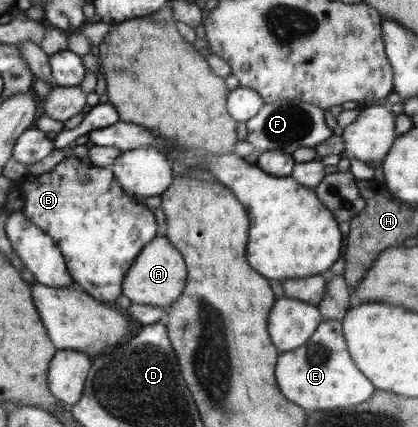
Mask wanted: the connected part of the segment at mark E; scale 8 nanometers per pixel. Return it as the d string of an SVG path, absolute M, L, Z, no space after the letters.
M323 321L311 335L310 341L279 356L280 367L275 367L275 379L280 379L284 395L288 395L292 403L300 403L300 407L304 407L306 411L358 405L374 393L374 385L362 375L362 371L352 361L340 321Z

